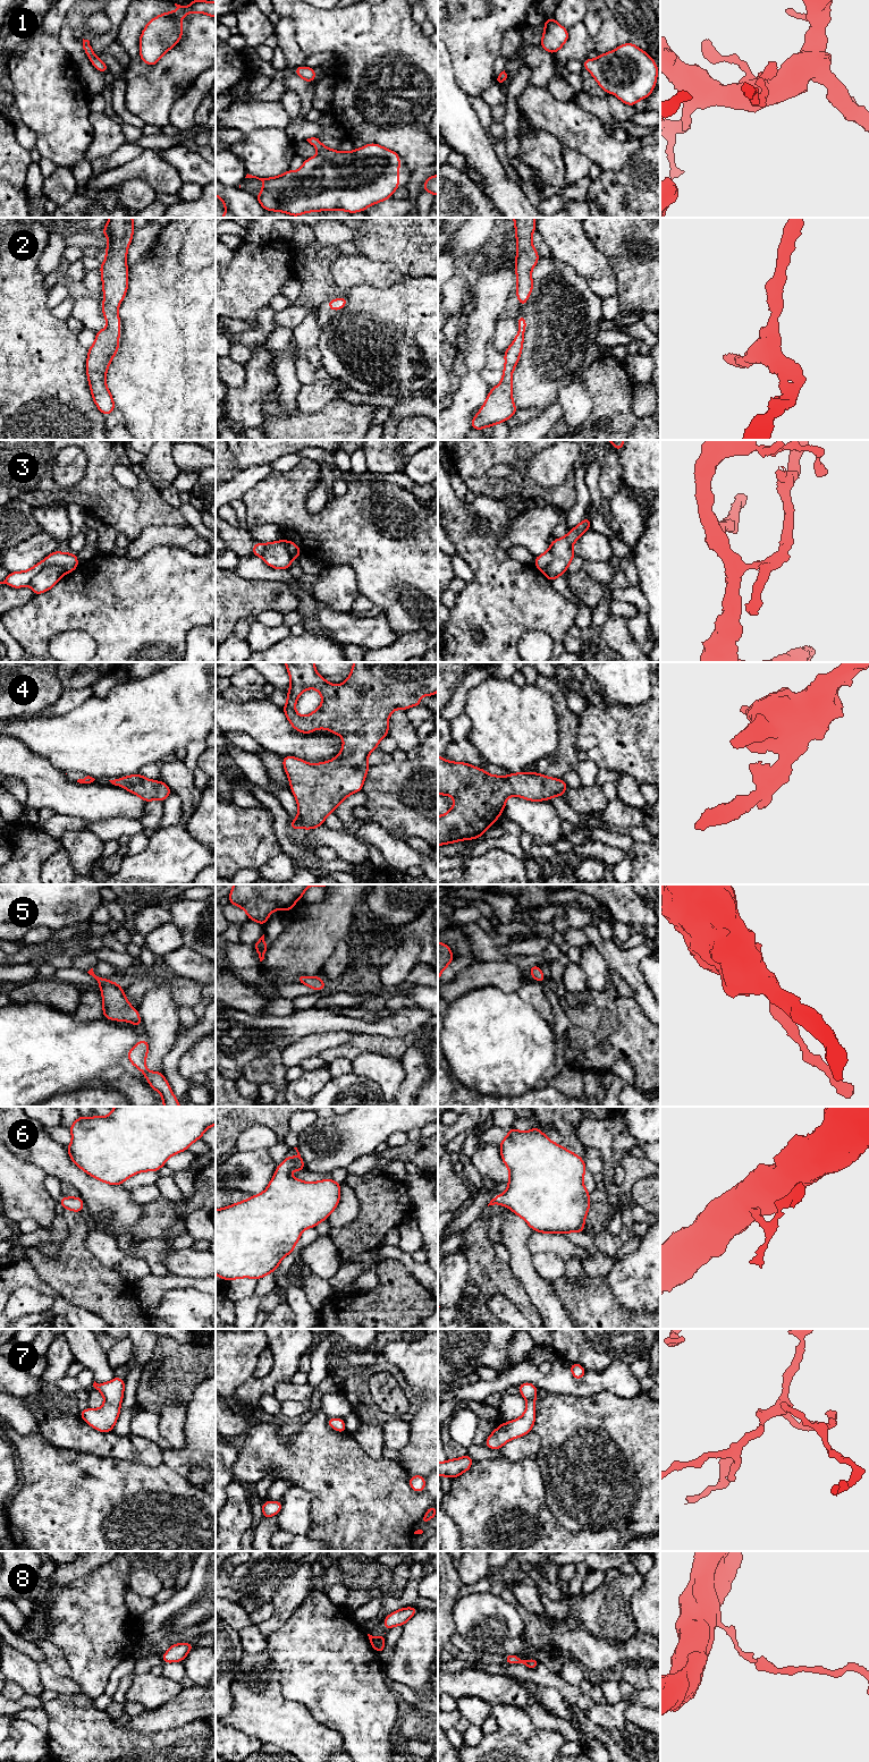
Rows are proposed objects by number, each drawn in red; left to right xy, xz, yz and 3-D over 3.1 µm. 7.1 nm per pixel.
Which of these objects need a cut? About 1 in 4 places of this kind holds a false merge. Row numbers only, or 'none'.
3

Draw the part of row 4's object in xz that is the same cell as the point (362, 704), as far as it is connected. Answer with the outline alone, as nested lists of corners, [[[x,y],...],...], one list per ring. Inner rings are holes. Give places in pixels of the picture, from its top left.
[[[285,662],[290,677],[287,703],[281,709],[294,729],[312,734],[322,728],[340,735],[344,740],[340,753],[328,762],[309,764],[295,756],[284,756],[282,765],[289,778],[298,806],[297,818],[289,821],[294,829],[313,830],[324,824],[324,818],[349,795],[363,790],[363,782],[370,769],[368,755],[378,748],[382,737],[388,737],[387,726],[395,709],[406,710],[423,705],[419,694],[434,696],[438,691],[438,662],[354,662],[351,674],[341,685],[332,685],[315,671],[314,662]],[[306,689],[320,692],[320,708],[306,717],[295,711],[298,696]]]

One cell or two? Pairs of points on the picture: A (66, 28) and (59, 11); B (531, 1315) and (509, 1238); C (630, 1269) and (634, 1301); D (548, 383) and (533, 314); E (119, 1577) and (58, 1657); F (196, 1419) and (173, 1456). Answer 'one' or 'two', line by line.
A: two
B: two
C: one
D: one
E: two
F: one

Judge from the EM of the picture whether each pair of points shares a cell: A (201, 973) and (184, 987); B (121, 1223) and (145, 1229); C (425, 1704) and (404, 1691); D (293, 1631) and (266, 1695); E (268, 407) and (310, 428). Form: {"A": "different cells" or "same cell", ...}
{"A": "different cells", "B": "different cells", "C": "same cell", "D": "different cells", "E": "same cell"}

